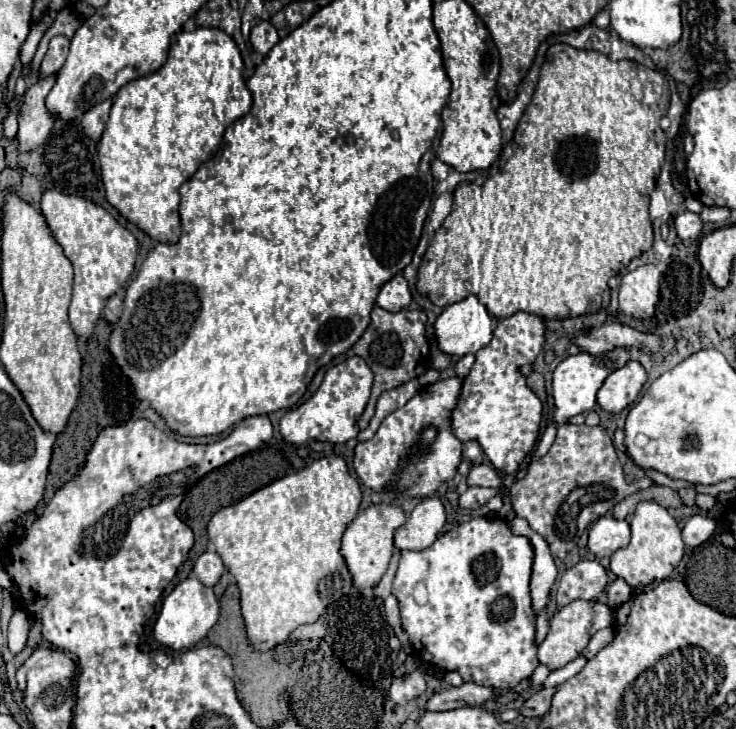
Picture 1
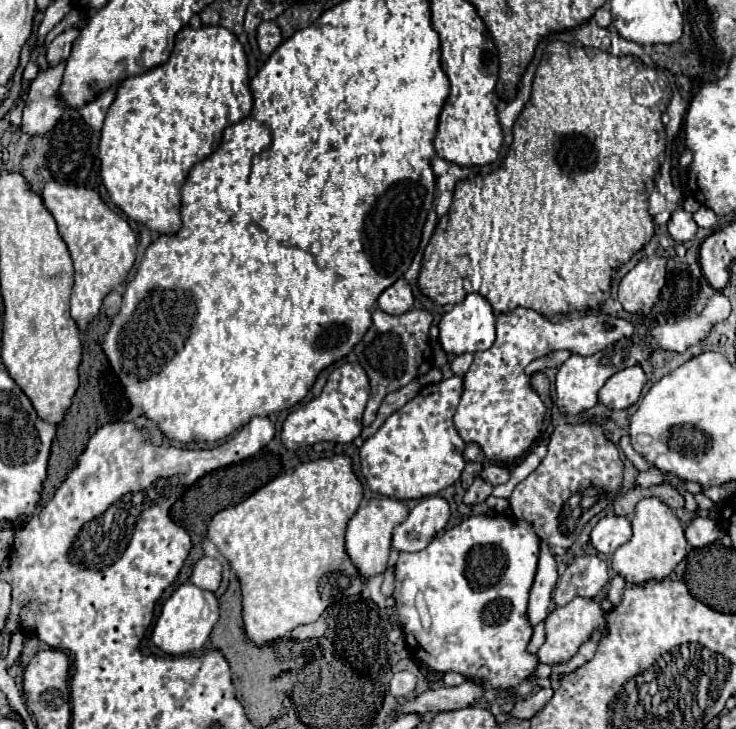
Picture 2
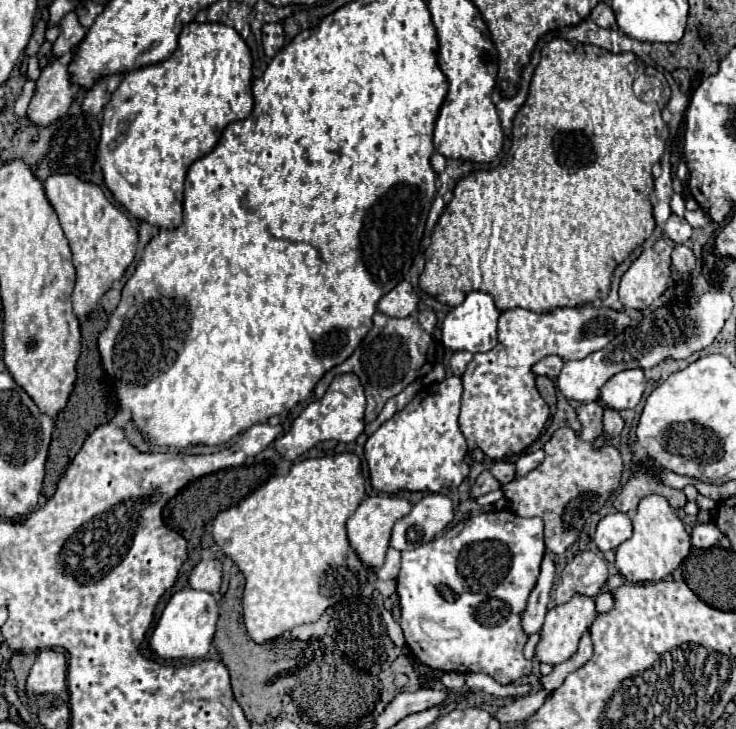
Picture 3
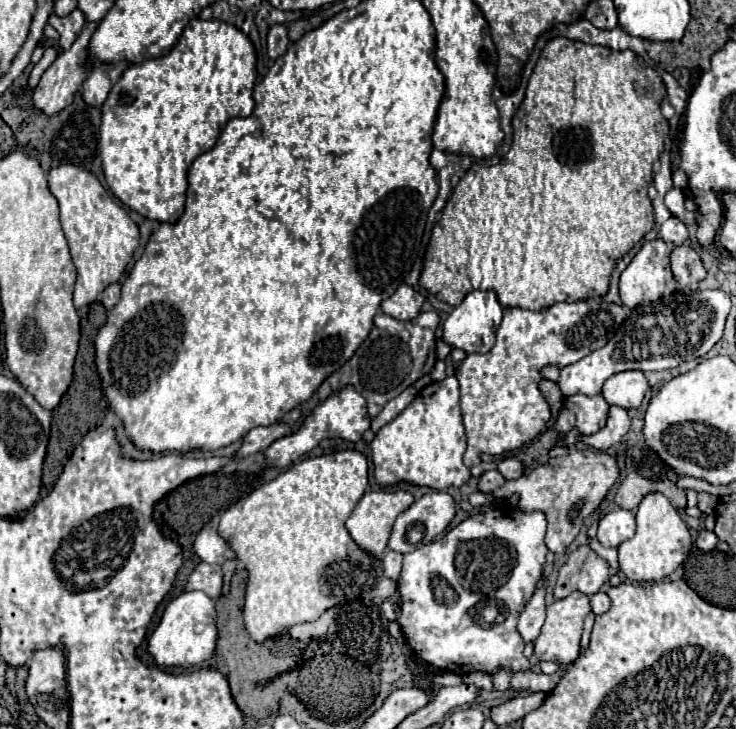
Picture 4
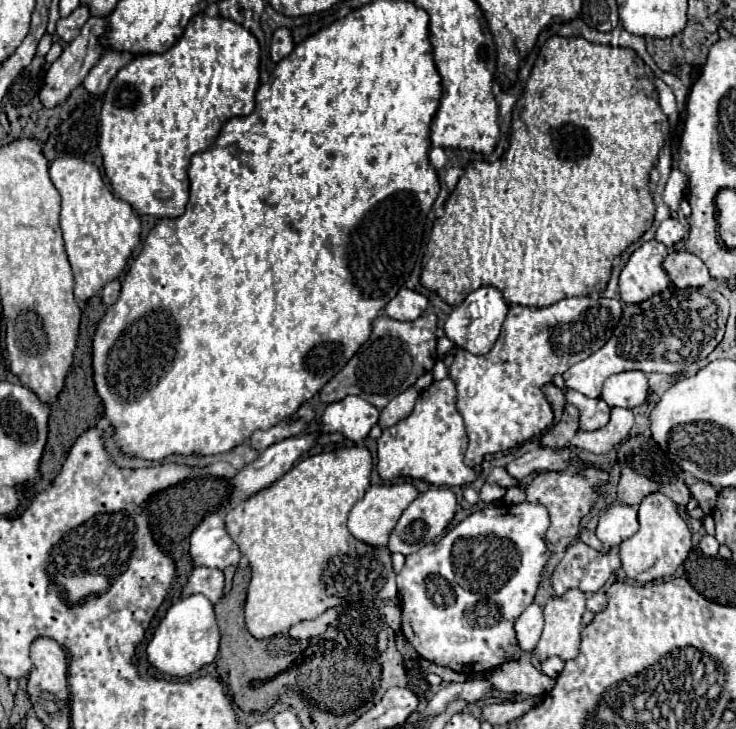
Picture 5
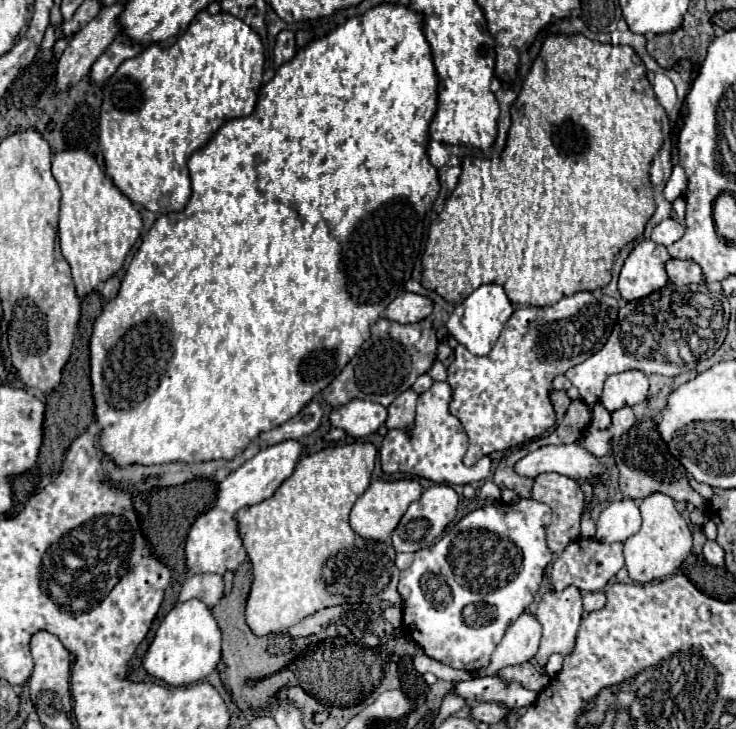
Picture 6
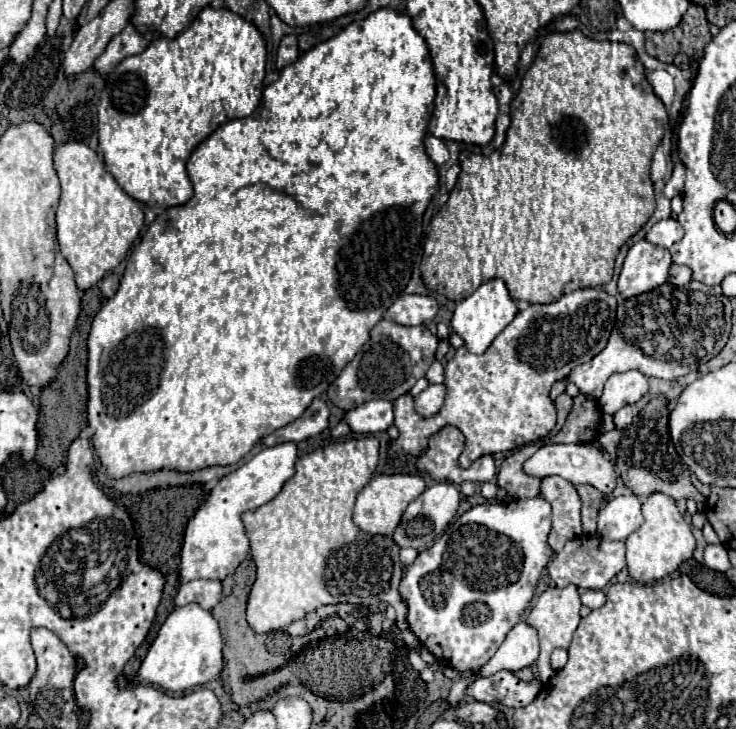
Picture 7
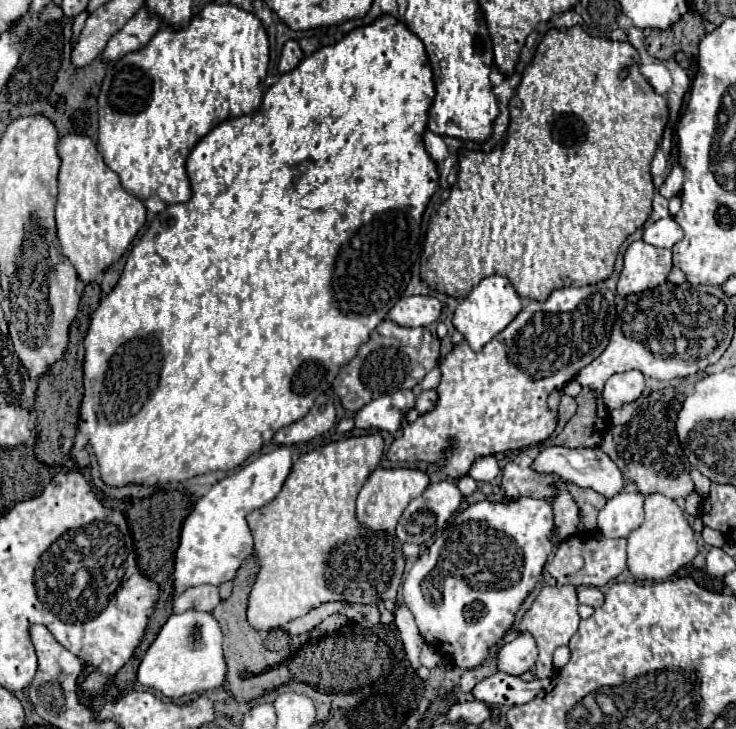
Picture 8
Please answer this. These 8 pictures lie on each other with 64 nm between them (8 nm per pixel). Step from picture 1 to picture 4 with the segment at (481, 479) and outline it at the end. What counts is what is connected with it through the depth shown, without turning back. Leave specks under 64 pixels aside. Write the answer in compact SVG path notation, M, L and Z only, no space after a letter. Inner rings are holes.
M506 458L502 462L498 462L496 470L506 478L506 480L514 480L520 478L524 474L524 462L520 458Z

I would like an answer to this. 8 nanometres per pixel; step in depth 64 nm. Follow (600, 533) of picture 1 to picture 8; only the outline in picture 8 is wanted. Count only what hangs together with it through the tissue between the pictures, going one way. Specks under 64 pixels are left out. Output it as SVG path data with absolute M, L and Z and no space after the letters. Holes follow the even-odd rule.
M616 494L606 502L598 514L598 530L606 538L626 538L644 522L644 496L634 494Z

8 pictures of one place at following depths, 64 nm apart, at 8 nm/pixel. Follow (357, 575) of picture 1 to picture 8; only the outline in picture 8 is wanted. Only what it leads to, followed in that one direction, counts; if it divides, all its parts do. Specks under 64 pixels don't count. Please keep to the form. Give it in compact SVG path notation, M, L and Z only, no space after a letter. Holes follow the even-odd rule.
M376 468L368 482L362 486L358 500L356 500L356 520L370 528L370 530L382 530L382 532L394 532L398 518L402 516L404 508L410 504L410 500L414 500L416 496L420 496L426 486L430 484L426 472L422 470L410 470L410 468L398 468L398 470L384 470L384 468Z

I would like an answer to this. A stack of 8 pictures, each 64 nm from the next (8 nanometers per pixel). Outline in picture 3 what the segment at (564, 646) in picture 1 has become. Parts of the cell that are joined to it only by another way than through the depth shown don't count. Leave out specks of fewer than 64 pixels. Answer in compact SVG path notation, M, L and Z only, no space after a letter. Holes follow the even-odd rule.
M576 594L570 602L554 606L552 610L548 610L544 626L542 626L542 640L536 646L538 662L560 664L560 662L566 662L570 656L574 656L576 650L578 650L578 642L580 642L582 634L586 630L590 630L590 626L596 620L596 616L598 616L598 612L594 608L594 598L580 596L580 594Z

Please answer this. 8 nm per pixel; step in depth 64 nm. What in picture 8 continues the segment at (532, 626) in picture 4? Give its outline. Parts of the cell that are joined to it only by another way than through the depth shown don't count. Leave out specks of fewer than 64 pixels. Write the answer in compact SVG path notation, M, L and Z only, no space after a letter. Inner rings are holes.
M520 632L512 642L506 642L498 652L498 670L520 676L528 672L538 656L536 642L530 632Z

